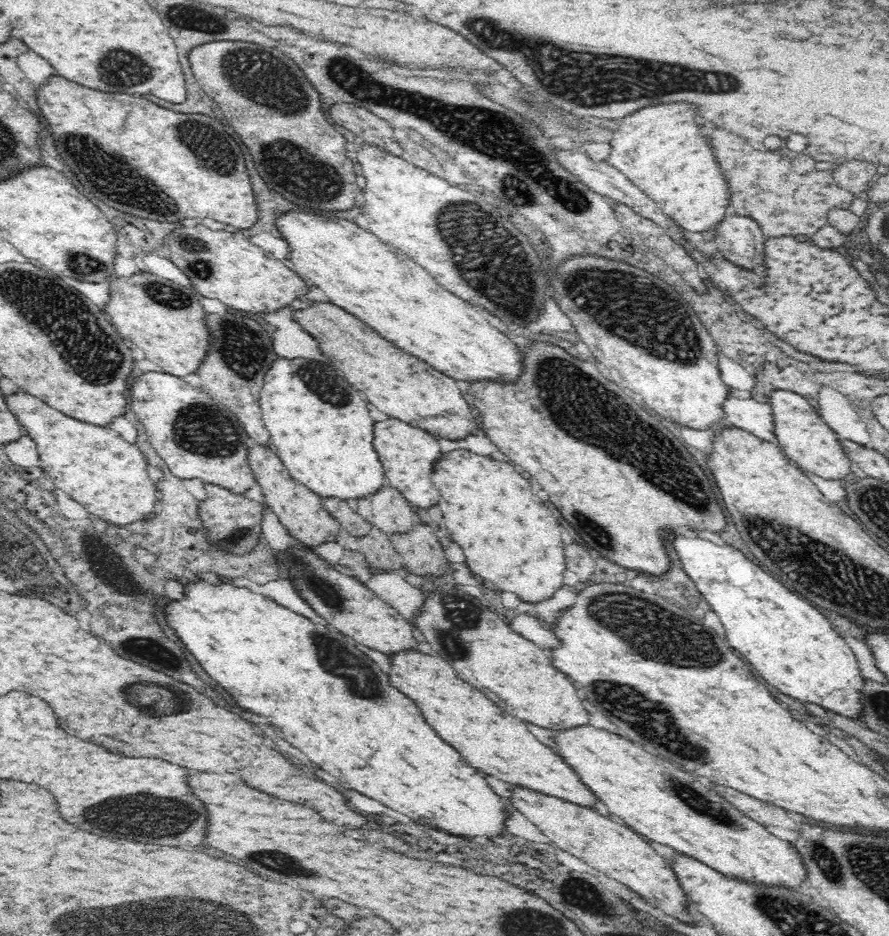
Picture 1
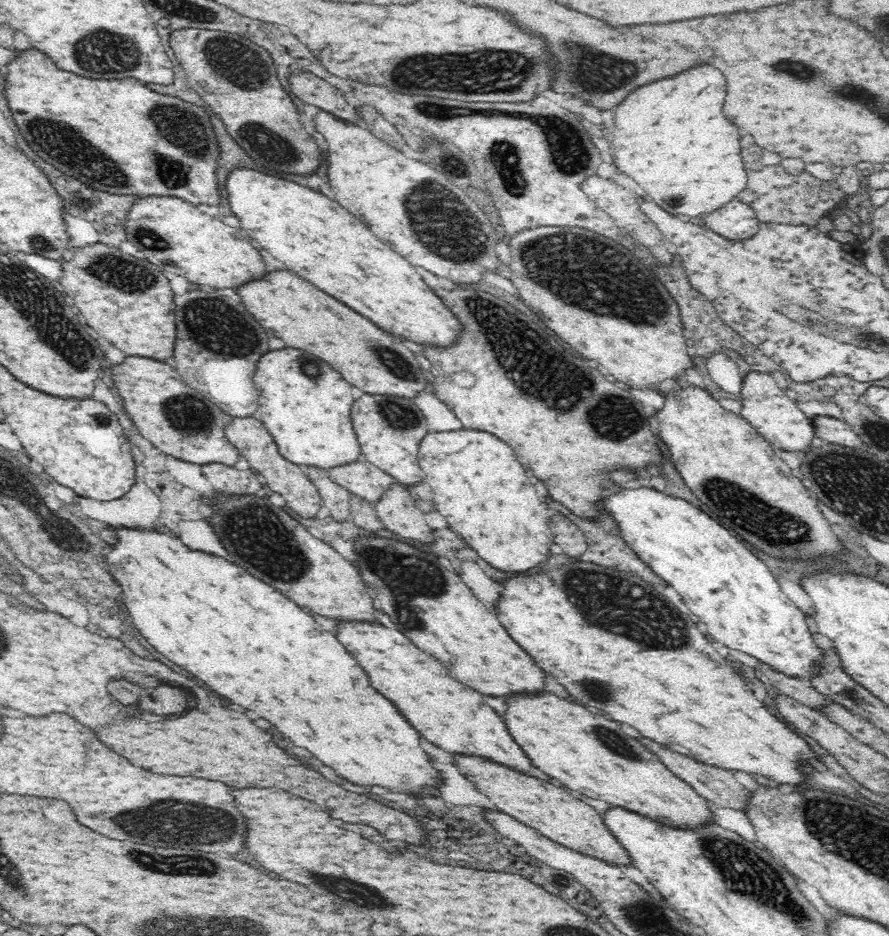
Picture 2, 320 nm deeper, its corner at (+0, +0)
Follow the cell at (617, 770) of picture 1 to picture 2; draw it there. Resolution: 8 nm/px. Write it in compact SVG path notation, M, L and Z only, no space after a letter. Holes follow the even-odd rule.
M544 692L538 696L516 694L506 700L507 710L504 720L510 735L532 759L532 764L546 773L555 782L560 782L574 795L588 796L592 800L604 800L611 806L635 812L644 818L653 820L666 829L678 831L700 831L710 824L717 824L716 815L705 799L692 785L686 783L662 763L656 753L650 751L638 738L624 735L618 725L599 713L592 713L586 706L568 699L562 699Z

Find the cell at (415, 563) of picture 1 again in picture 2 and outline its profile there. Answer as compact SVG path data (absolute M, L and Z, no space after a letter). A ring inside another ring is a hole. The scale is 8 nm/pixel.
M394 484L373 506L376 518L392 534L420 544L434 544L434 535L418 509L417 497L409 488Z

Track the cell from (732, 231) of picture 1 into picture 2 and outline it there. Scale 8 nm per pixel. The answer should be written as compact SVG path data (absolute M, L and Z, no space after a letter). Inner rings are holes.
M738 200L728 202L722 208L711 212L704 220L707 228L726 240L743 241L752 238L760 226L750 205Z

